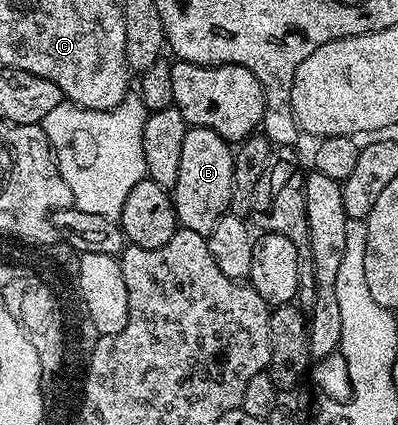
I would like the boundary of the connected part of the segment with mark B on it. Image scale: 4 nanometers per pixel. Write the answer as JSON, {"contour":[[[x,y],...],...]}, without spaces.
{"contour":[[[200,126],[187,129],[185,141],[181,144],[181,168],[177,168],[177,184],[173,187],[175,216],[182,229],[192,230],[204,236],[213,232],[213,224],[217,224],[217,220],[221,220],[221,216],[228,213],[231,204],[234,167],[235,156],[232,147],[221,136],[217,136],[217,132]]]}

